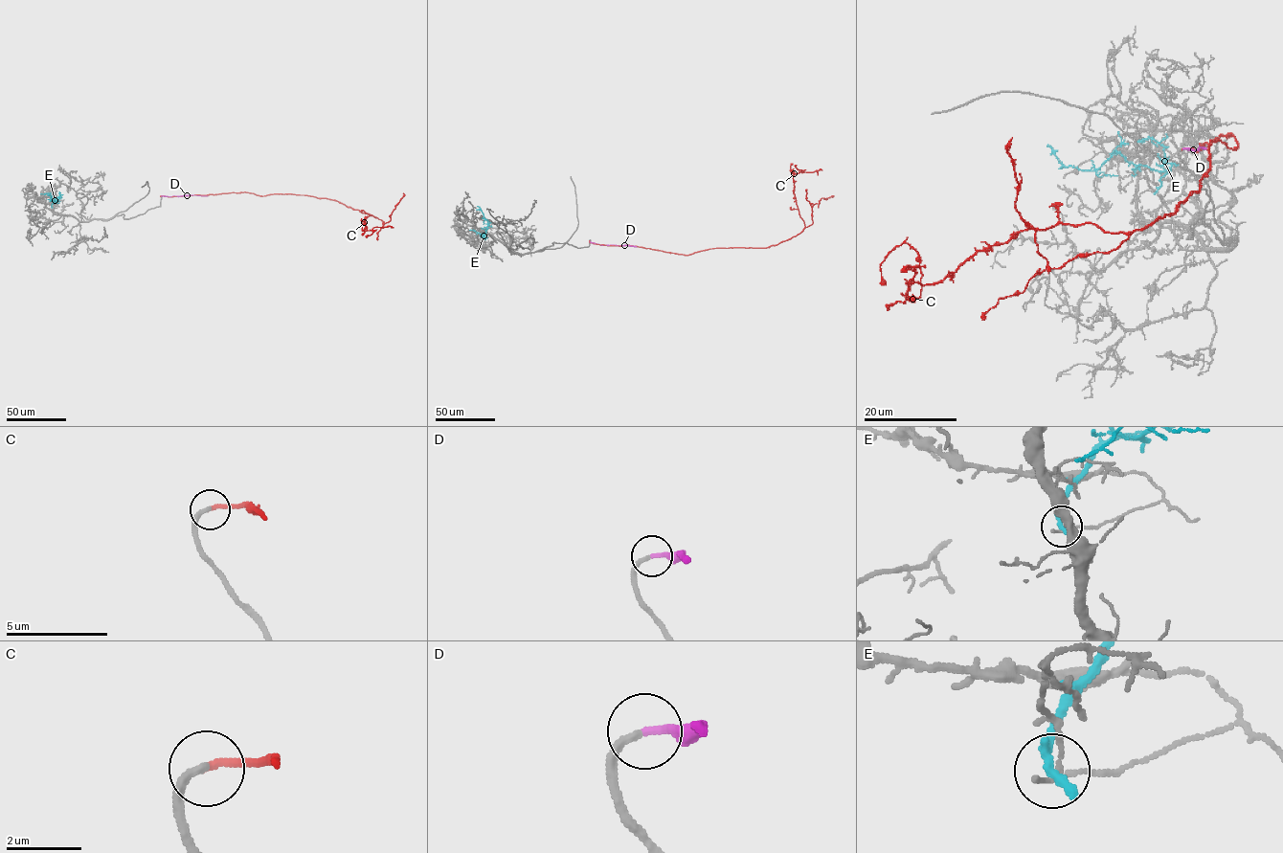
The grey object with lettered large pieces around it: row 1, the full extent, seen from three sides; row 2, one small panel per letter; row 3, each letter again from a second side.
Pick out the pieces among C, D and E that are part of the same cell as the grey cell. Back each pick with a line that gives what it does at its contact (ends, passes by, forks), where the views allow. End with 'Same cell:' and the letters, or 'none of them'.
D: it ends
Same cell: D

